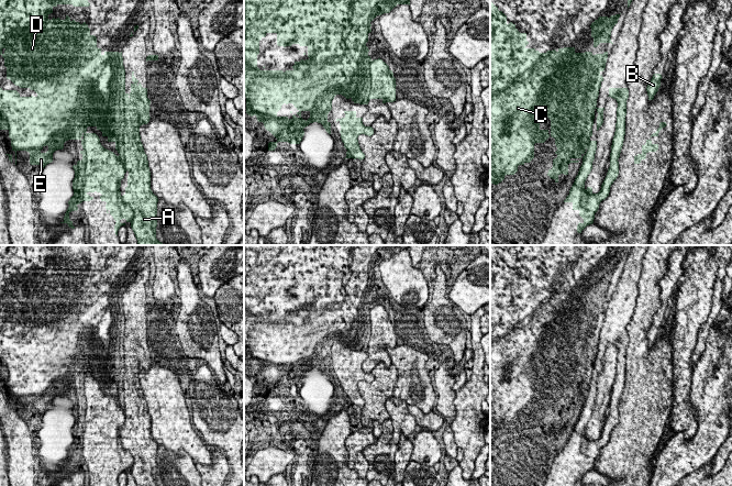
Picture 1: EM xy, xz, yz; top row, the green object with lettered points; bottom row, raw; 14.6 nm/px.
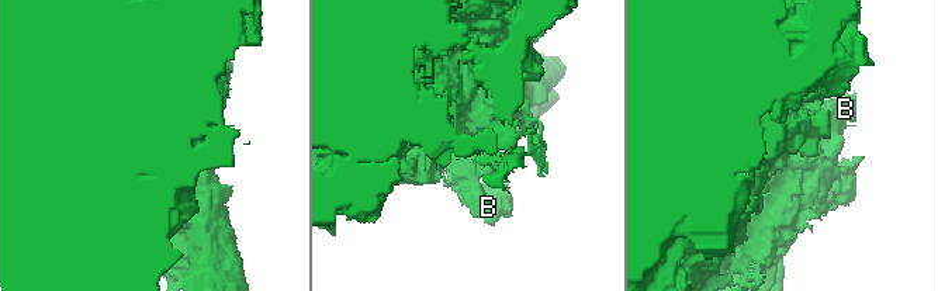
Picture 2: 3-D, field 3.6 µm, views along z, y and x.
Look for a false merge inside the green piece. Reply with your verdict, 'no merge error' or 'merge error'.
merge error

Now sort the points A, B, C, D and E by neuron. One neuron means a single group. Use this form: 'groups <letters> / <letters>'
groups A / B C D E

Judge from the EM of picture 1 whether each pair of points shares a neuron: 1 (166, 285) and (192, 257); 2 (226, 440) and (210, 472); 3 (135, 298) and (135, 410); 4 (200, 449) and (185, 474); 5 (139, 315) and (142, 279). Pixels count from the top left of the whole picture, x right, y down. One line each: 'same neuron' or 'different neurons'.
1: same neuron
2: different neurons
3: same neuron
4: different neurons
5: same neuron

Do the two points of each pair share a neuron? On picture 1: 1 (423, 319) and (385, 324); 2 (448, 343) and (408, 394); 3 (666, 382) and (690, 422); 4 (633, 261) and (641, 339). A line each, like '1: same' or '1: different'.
1: different
2: different
3: different
4: different

